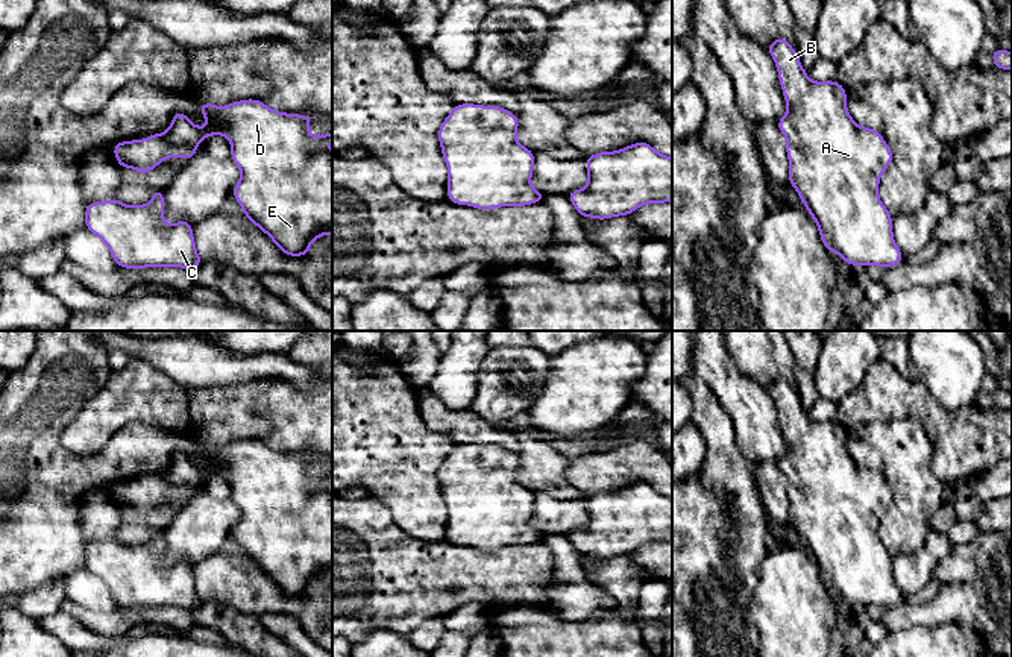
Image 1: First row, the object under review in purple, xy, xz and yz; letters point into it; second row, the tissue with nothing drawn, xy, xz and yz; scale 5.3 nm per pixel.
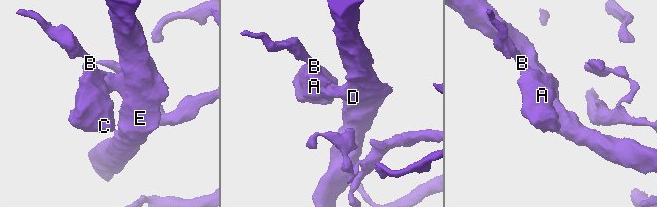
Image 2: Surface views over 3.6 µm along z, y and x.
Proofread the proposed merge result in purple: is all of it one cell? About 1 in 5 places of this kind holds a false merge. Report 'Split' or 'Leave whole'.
Leave whole

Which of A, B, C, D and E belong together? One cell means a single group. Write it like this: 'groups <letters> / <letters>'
groups A B C D E

